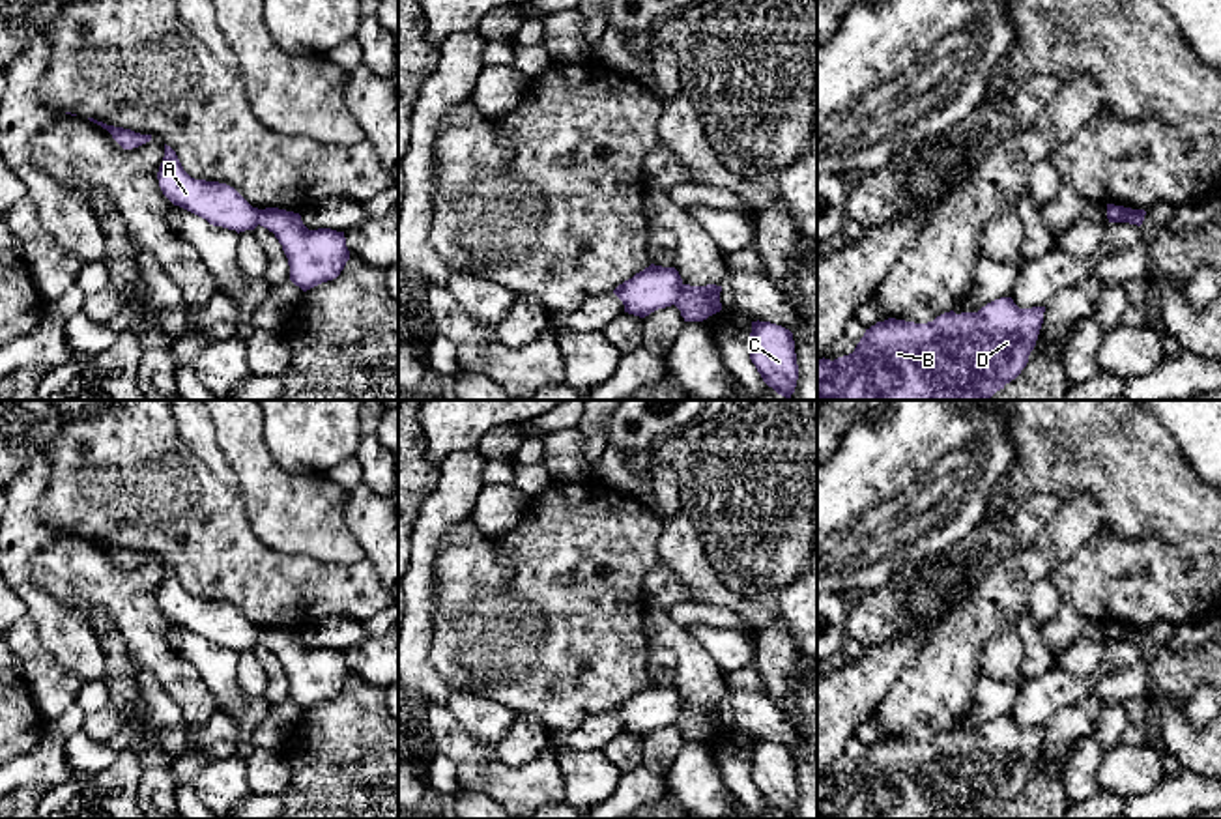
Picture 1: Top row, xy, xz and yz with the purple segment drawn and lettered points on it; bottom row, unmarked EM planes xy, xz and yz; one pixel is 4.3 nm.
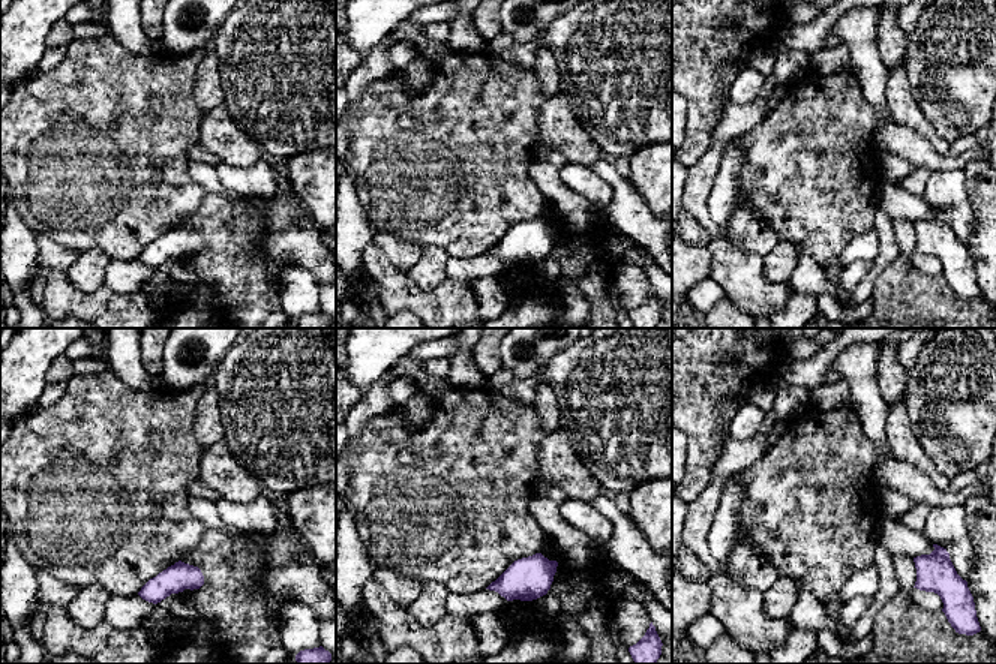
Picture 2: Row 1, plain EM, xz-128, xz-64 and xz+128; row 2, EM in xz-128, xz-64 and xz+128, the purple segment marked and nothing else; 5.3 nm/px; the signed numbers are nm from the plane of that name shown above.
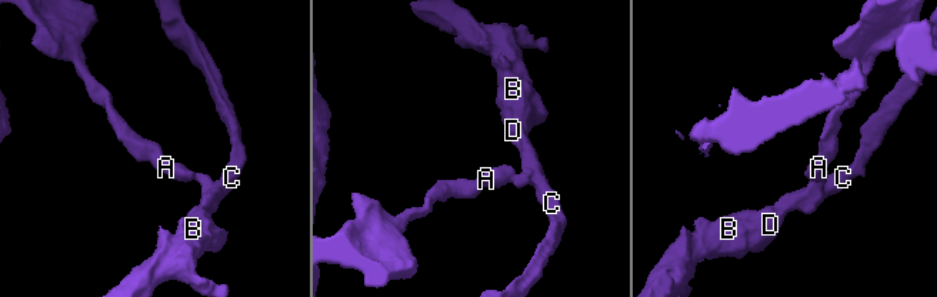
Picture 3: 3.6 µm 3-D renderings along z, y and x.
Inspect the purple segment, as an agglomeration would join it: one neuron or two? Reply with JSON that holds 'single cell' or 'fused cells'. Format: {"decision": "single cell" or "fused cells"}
{"decision": "fused cells"}

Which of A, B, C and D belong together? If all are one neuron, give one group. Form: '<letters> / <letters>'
A / B C D

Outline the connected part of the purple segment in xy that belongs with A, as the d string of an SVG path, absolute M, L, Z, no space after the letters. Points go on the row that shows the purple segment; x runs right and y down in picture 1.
M165 144L165 157L157 172L163 194L213 226L245 232L258 226L258 208L252 208L234 187L219 181L191 178L176 151Z

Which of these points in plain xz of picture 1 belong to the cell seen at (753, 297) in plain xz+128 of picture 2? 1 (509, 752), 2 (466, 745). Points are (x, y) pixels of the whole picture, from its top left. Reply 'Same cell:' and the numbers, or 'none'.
Same cell: 2

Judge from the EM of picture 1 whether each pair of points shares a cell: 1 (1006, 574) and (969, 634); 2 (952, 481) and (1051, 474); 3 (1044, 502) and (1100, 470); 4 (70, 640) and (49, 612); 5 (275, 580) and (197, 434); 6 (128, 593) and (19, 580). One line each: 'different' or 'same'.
1: same
2: different
3: different
4: same
5: different
6: different

